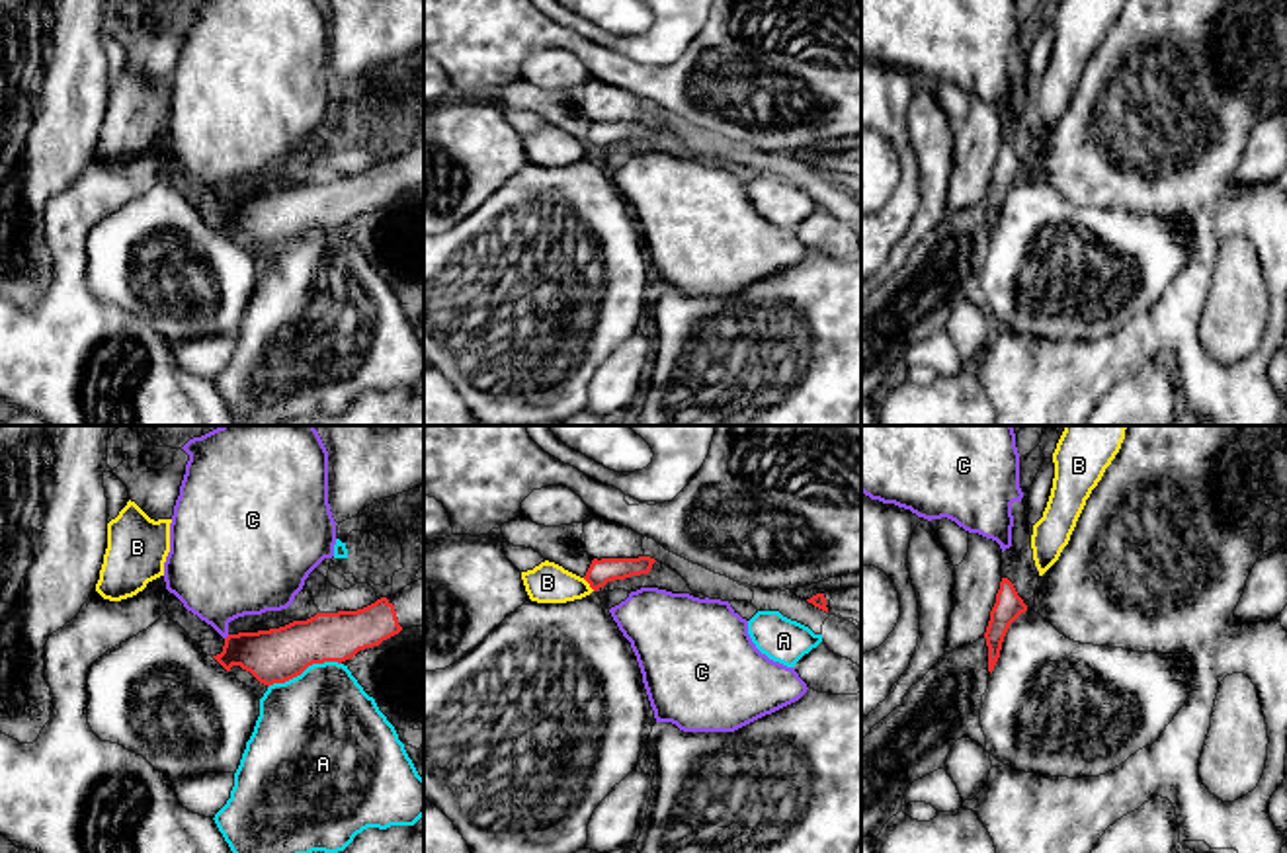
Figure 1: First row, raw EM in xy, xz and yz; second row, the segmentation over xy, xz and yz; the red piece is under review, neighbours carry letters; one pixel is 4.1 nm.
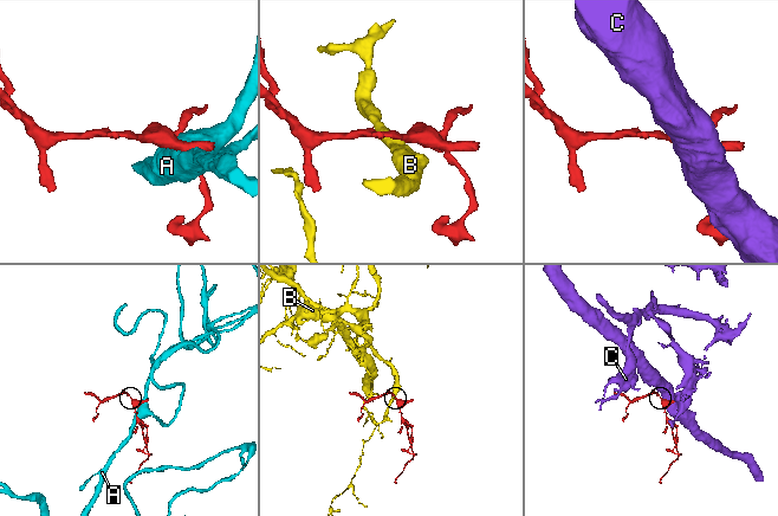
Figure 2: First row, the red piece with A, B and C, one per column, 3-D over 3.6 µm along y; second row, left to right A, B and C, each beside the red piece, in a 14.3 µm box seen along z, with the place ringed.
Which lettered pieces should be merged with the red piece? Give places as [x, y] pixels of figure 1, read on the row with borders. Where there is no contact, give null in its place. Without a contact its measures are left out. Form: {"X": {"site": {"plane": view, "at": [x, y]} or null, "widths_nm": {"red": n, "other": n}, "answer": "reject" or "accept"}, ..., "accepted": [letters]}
{"A": {"site": {"plane": "xy", "at": [303, 670]}, "widths_nm": {"red": 220, "other": 480}, "answer": "reject"}, "B": {"site": {"plane": "xz", "at": [588, 582]}, "widths_nm": {"red": 100, "other": 160}, "answer": "reject"}, "C": {"site": {"plane": "xy", "at": [227, 637]}, "widths_nm": {"red": 220, "other": 360}, "answer": "reject"}, "accepted": []}

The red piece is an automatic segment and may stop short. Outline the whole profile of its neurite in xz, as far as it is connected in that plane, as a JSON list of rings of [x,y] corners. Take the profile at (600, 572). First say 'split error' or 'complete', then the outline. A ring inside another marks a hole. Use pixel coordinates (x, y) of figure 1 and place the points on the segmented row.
complete; [[[650,556],[602,560],[594,558],[584,580],[594,591],[598,591],[607,582],[648,574],[654,562],[656,560]]]

